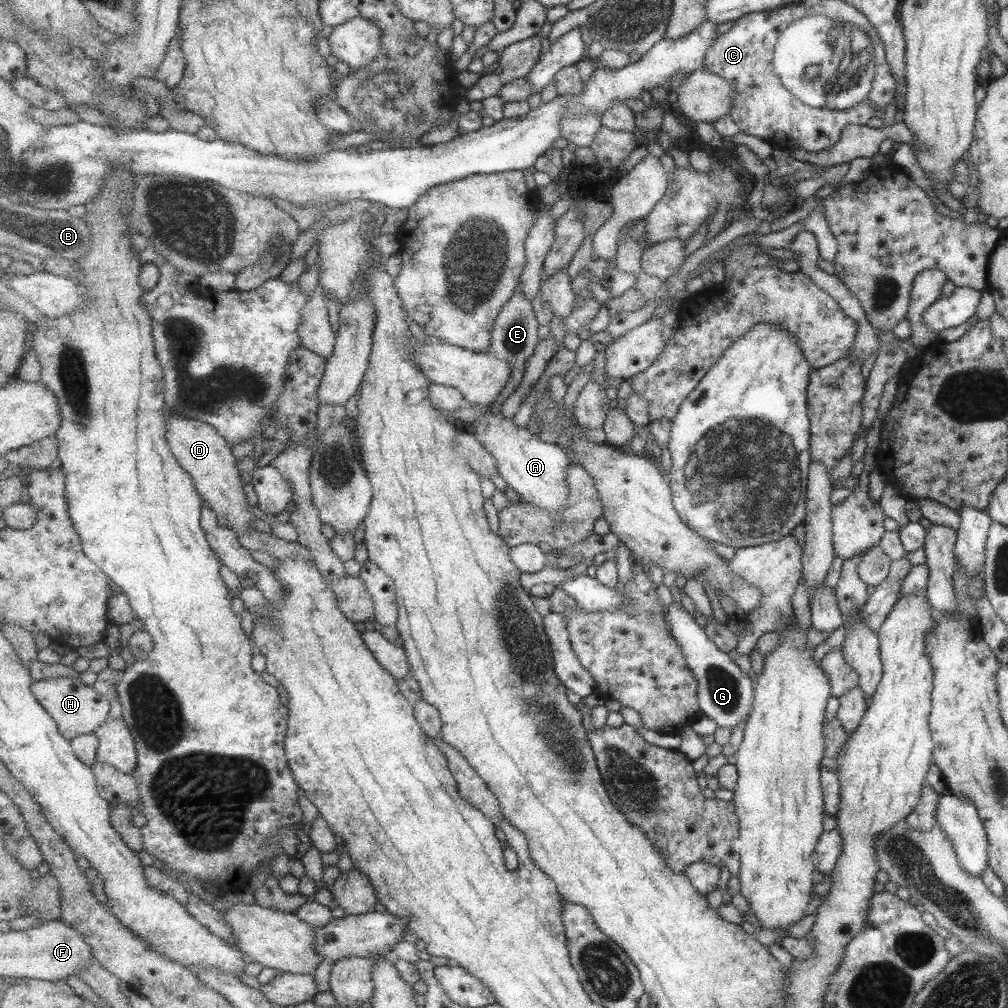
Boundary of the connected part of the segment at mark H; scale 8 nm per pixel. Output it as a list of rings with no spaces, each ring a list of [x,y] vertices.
[[[58,677],[41,679],[32,684],[32,691],[37,701],[58,722],[60,731],[70,741],[81,735],[94,734],[105,724],[111,712],[111,702],[100,692],[95,692],[92,685],[85,685],[80,679]]]

